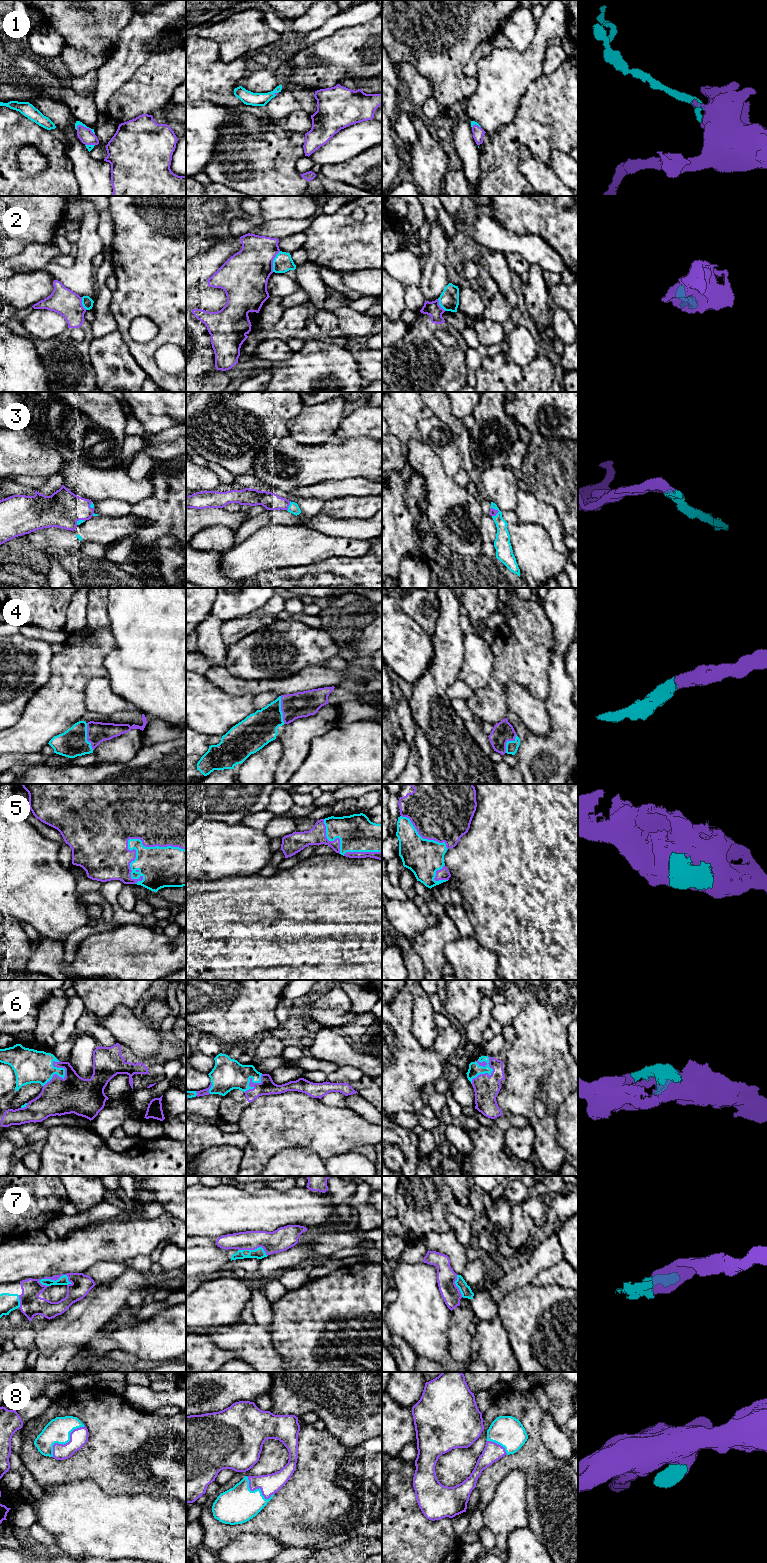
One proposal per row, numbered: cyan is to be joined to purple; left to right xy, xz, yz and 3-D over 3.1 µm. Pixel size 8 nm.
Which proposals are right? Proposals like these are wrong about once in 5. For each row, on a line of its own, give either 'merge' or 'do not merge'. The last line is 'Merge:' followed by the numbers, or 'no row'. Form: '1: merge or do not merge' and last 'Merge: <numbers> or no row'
1: merge
2: do not merge
3: merge
4: merge
5: merge
6: merge
7: merge
8: merge
Merge: 1, 3, 4, 5, 6, 7, 8

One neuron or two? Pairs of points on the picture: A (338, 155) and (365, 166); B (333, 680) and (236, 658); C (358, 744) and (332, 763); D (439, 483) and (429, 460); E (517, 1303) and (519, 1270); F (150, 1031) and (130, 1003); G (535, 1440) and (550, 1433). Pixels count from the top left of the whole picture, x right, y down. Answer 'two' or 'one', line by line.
A: two
B: two
C: one
D: one
E: two
F: two
G: two

